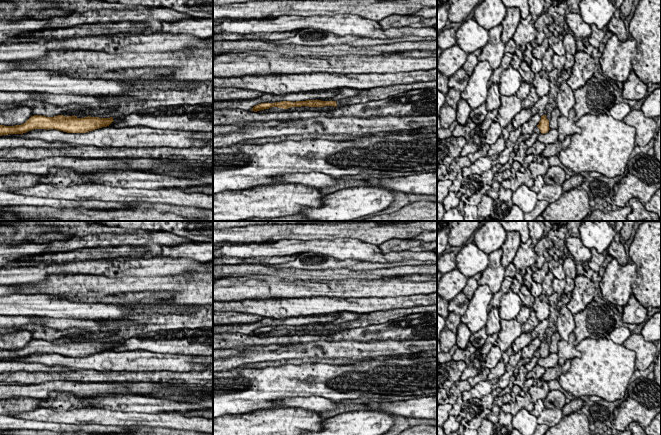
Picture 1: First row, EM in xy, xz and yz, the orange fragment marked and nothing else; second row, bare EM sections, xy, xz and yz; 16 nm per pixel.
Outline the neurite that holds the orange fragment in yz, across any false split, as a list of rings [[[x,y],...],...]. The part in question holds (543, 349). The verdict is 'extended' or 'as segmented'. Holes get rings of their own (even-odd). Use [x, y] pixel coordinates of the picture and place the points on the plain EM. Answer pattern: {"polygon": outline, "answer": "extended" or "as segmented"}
{"polygon": [[[546,339],[541,340],[541,344],[539,348],[537,349],[537,351],[540,353],[540,356],[542,358],[545,358],[550,354],[549,344],[546,342]]], "answer": "as segmented"}

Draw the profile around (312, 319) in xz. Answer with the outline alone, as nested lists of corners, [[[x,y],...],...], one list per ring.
[[[308,315],[308,316],[298,316],[298,317],[288,317],[285,319],[275,319],[270,317],[264,317],[261,321],[252,323],[239,323],[235,325],[229,324],[214,324],[213,334],[223,334],[223,333],[242,333],[245,335],[252,335],[252,332],[261,327],[275,327],[281,325],[306,325],[313,324],[317,322],[331,322],[334,321],[335,317],[331,315]]]

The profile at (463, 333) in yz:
[[[460,323],[458,328],[457,328],[457,332],[456,332],[456,336],[457,336],[457,342],[456,345],[458,346],[458,348],[460,349],[466,349],[467,348],[467,344],[470,340],[470,336],[471,336],[471,331],[470,329],[467,327],[467,325],[465,325],[464,323]]]

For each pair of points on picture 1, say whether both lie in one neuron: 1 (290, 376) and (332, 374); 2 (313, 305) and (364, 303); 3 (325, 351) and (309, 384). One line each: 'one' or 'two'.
1: one
2: one
3: two

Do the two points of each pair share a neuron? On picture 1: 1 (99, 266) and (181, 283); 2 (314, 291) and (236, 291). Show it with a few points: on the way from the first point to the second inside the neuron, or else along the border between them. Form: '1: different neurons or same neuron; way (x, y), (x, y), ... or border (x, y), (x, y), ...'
1: different neurons; border (176, 275), (153, 276)
2: same neuron; way (295, 289), (255, 289)

